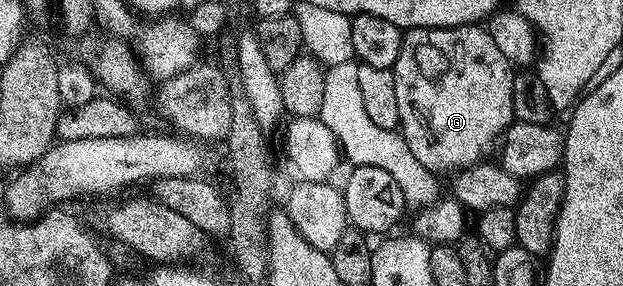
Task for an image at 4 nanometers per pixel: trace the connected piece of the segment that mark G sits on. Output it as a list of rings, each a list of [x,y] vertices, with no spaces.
[[[462,24],[456,28],[412,28],[403,32],[403,41],[399,47],[397,54],[397,62],[393,69],[395,73],[395,89],[397,90],[397,114],[399,115],[399,128],[401,135],[405,138],[405,142],[409,146],[409,150],[413,150],[413,154],[417,154],[417,162],[428,166],[436,166],[441,164],[442,168],[447,170],[458,170],[467,168],[470,164],[478,164],[484,159],[483,156],[491,148],[491,143],[498,141],[512,121],[515,120],[513,114],[513,78],[515,72],[511,61],[505,58],[505,54],[501,54],[501,50],[497,50],[493,38],[489,38],[486,27],[476,26],[473,24]]]

